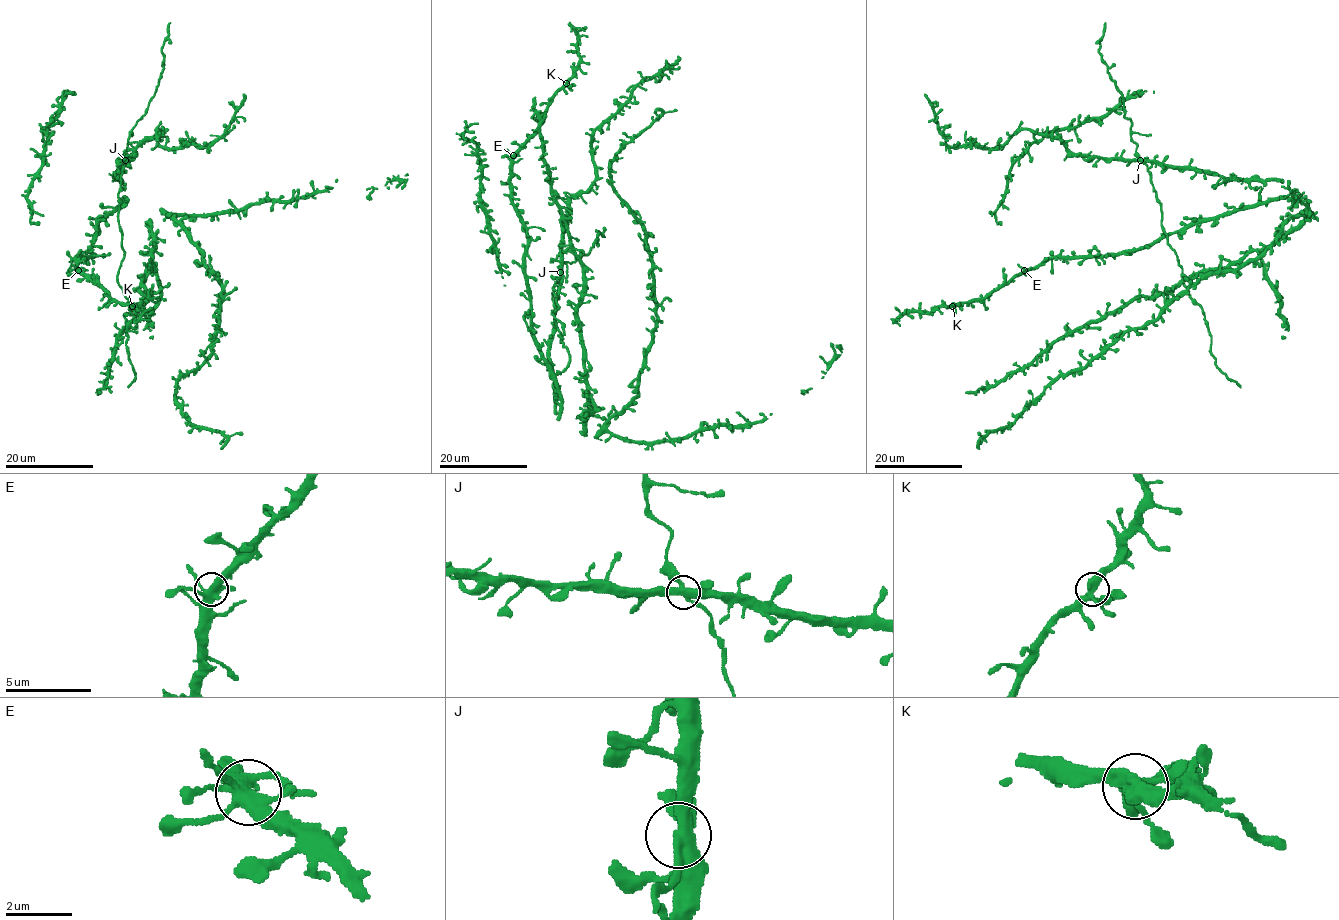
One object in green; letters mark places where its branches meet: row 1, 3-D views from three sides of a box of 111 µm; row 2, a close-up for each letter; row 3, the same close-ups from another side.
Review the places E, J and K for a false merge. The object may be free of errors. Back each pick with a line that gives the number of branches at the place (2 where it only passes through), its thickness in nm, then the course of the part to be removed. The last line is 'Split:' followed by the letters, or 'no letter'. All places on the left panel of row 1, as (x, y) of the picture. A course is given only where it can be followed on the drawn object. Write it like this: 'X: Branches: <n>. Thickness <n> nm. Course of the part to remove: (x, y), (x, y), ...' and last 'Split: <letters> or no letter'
Split: no letter

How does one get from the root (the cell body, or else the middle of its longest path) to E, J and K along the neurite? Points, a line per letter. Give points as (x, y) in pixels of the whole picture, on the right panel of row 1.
E: (1160, 202), (1145, 161), (1239, 178), (1259, 197), (1258, 203), (1191, 223), (1137, 249), (1052, 257), (1024, 270)
J: (1160, 202), (1150, 171), (1140, 160)
K: (1160, 202), (1145, 161), (1239, 178), (1259, 197), (1137, 249), (1046, 259), (988, 295), (952, 306)

